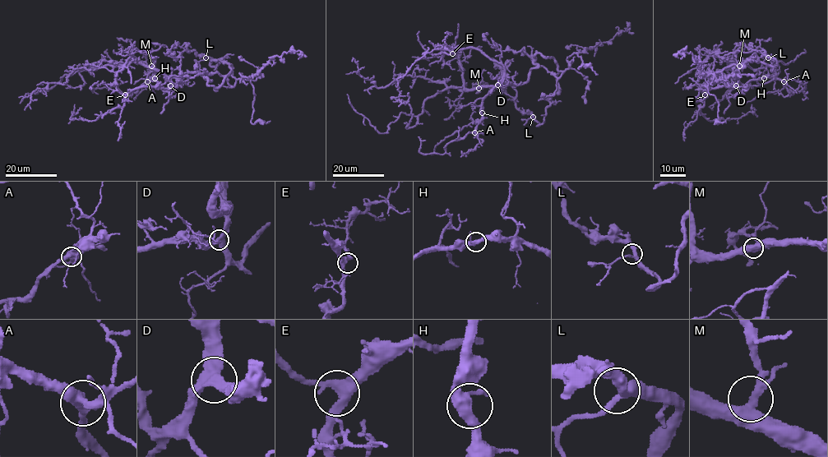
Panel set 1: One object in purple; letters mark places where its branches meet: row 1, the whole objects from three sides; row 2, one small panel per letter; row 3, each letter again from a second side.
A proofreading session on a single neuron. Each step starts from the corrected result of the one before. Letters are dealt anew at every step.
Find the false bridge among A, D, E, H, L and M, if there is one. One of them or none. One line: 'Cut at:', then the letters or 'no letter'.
Cut at: no letter

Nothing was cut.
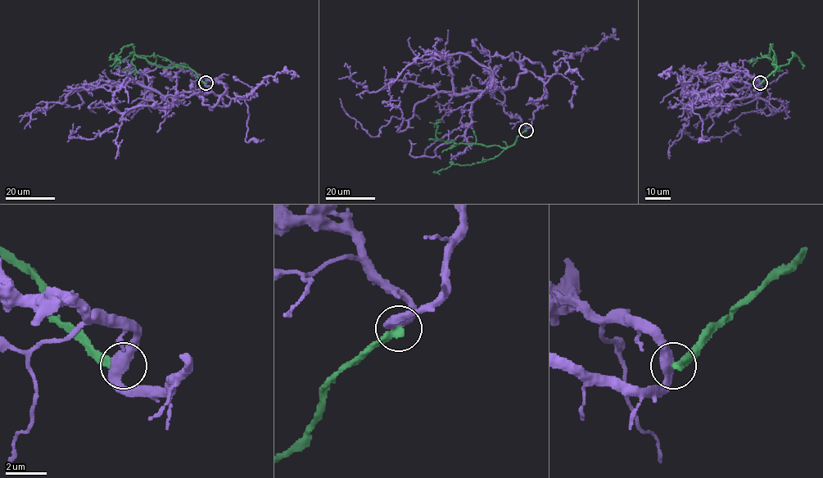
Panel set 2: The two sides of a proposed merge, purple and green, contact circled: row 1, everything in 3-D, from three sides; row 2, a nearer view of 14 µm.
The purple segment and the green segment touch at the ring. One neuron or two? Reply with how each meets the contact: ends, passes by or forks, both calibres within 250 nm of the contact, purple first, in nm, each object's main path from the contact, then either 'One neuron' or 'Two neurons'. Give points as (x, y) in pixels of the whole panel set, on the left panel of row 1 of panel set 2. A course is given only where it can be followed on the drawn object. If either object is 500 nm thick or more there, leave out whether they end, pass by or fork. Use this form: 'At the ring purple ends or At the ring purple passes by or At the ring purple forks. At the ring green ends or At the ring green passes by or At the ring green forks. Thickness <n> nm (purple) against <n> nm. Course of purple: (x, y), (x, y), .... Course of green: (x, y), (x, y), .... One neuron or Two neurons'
Thickness 550 nm (purple) against 340 nm. Course of purple: (205, 83), (226, 87), (213, 106), (193, 92), (164, 96), (127, 82), (83, 85), (20, 122). Course of green: (205, 83), (187, 67), (158, 66), (148, 62), (137, 56), (130, 45), (116, 55), (119, 60), (116, 61). Two neurons

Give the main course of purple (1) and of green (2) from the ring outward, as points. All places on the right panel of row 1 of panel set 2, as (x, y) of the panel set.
1: (761, 83), (732, 80), (693, 96), (692, 106), (720, 97), (722, 82), (750, 85), (766, 102), (729, 122)
2: (761, 83), (778, 67), (774, 66), (771, 45), (770, 53), (750, 61)

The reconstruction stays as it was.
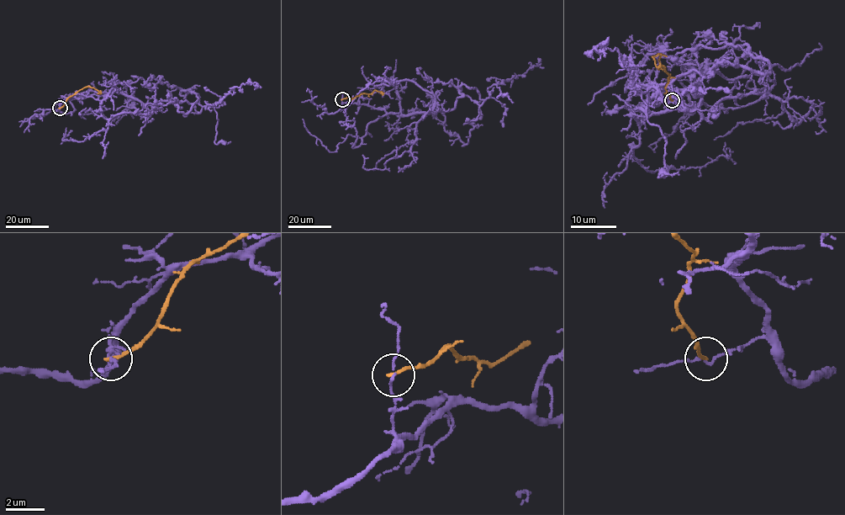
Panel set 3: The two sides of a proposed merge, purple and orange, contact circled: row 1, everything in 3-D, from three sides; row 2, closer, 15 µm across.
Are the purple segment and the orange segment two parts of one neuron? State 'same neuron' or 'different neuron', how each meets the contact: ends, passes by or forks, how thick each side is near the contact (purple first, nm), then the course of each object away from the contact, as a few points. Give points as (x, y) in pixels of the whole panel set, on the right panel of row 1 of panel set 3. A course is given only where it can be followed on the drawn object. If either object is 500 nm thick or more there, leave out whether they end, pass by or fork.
different neuron | purple passes by | orange ends | 110/170 nm | purple via (673, 101), (702, 66), (698, 94), (641, 108), (693, 70), (769, 66), (746, 45), (670, 57), (662, 34) | orange via (673, 100), (666, 90), (669, 77), (660, 63), (660, 54), (653, 56), (654, 63), (662, 70)

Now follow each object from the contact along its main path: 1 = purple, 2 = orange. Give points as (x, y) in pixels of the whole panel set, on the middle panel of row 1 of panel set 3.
1: (342, 99), (434, 113), (451, 110), (462, 84), (475, 87), (481, 116), (467, 144), (444, 129), (432, 95)
2: (342, 99), (371, 93), (374, 90), (381, 91), (382, 95)

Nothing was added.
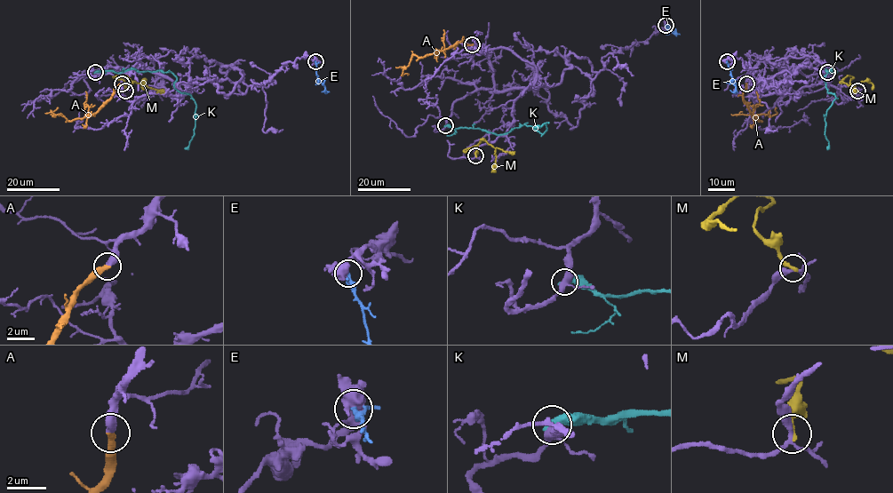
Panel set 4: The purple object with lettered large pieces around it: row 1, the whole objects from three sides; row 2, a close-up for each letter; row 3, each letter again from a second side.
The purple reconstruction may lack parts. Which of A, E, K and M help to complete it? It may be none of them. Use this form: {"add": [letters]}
{"add": ["A"]}

